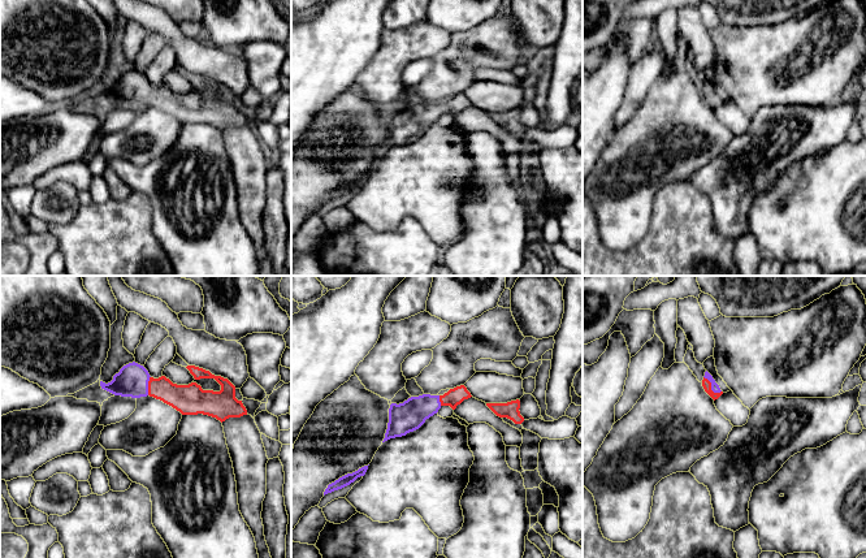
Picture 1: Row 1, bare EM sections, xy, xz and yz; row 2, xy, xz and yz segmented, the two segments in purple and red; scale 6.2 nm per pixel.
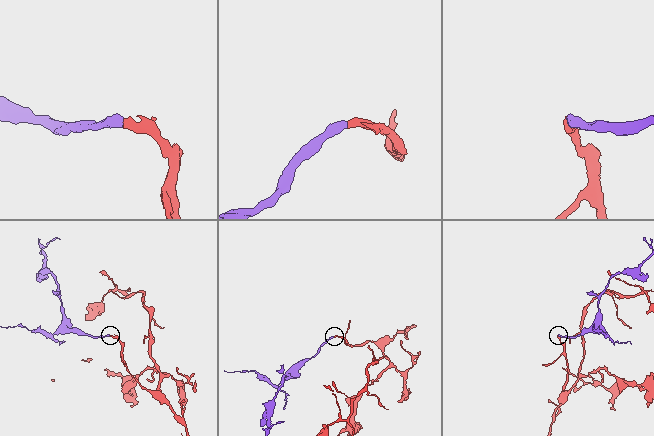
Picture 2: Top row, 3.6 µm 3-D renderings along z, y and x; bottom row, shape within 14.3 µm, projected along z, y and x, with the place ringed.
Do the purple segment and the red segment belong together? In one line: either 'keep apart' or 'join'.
join

